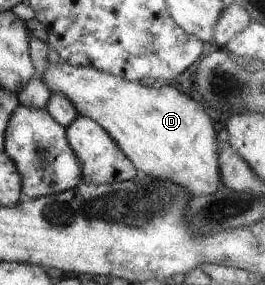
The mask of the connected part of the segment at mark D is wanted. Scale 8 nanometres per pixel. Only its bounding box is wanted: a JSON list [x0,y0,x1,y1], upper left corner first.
[38,60,222,197]

